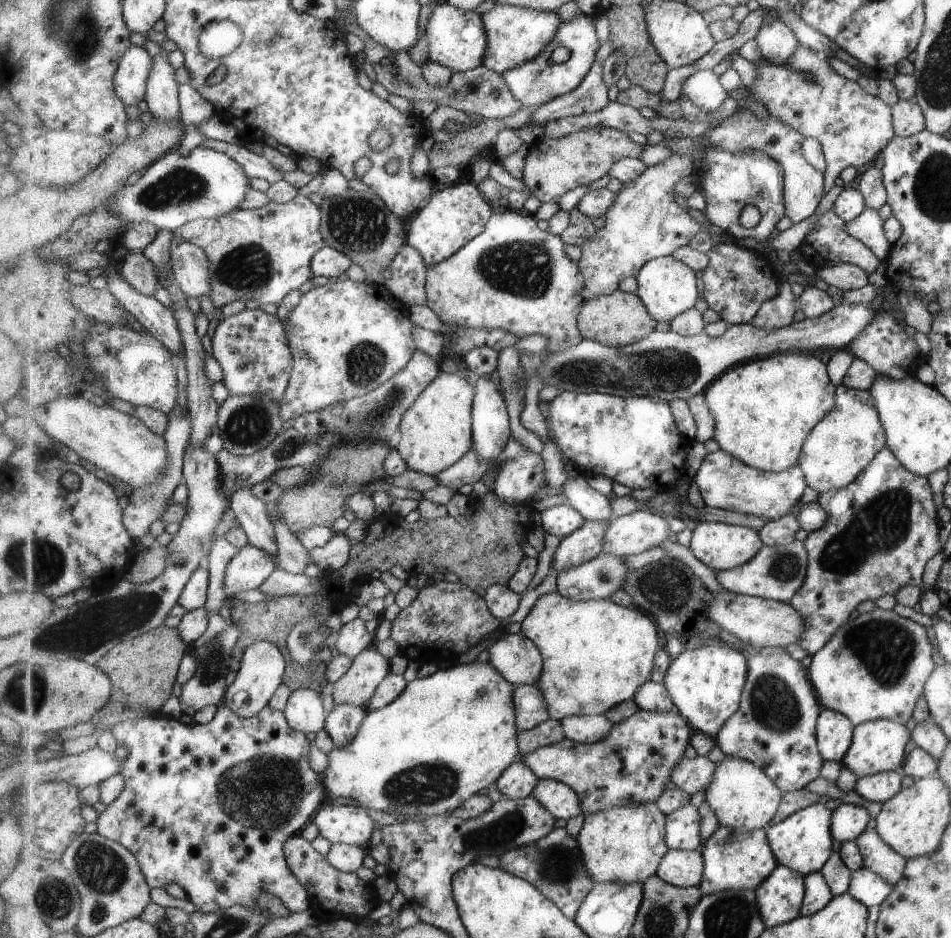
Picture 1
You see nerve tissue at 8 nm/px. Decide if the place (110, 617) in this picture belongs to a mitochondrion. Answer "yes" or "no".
yes

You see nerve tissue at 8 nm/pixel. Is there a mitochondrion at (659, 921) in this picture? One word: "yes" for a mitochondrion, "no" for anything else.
yes

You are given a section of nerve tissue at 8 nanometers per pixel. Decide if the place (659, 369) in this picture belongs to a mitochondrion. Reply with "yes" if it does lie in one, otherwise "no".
yes

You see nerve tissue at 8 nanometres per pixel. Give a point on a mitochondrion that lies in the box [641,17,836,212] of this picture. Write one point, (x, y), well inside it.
(807, 75)

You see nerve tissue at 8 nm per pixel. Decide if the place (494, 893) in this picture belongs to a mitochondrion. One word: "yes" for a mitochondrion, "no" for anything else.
no

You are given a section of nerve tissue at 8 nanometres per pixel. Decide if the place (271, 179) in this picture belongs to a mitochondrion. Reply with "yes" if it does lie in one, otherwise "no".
no

